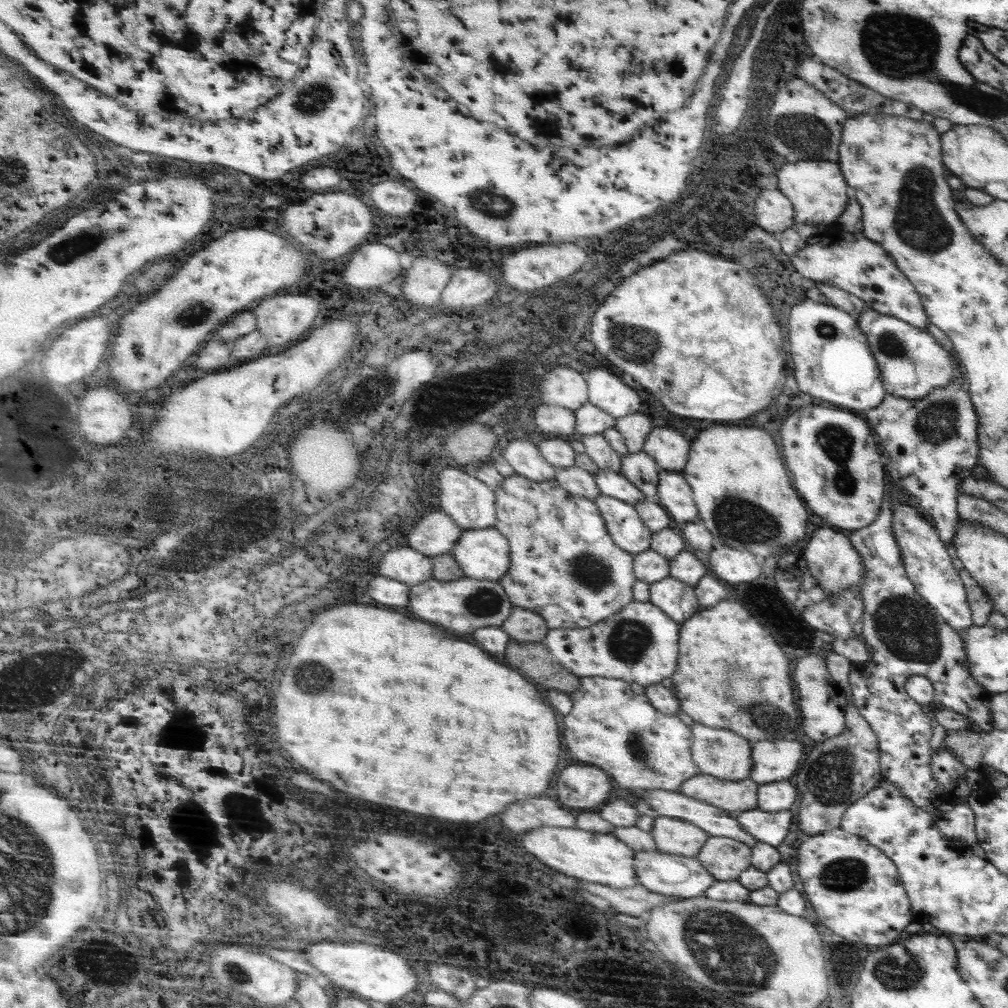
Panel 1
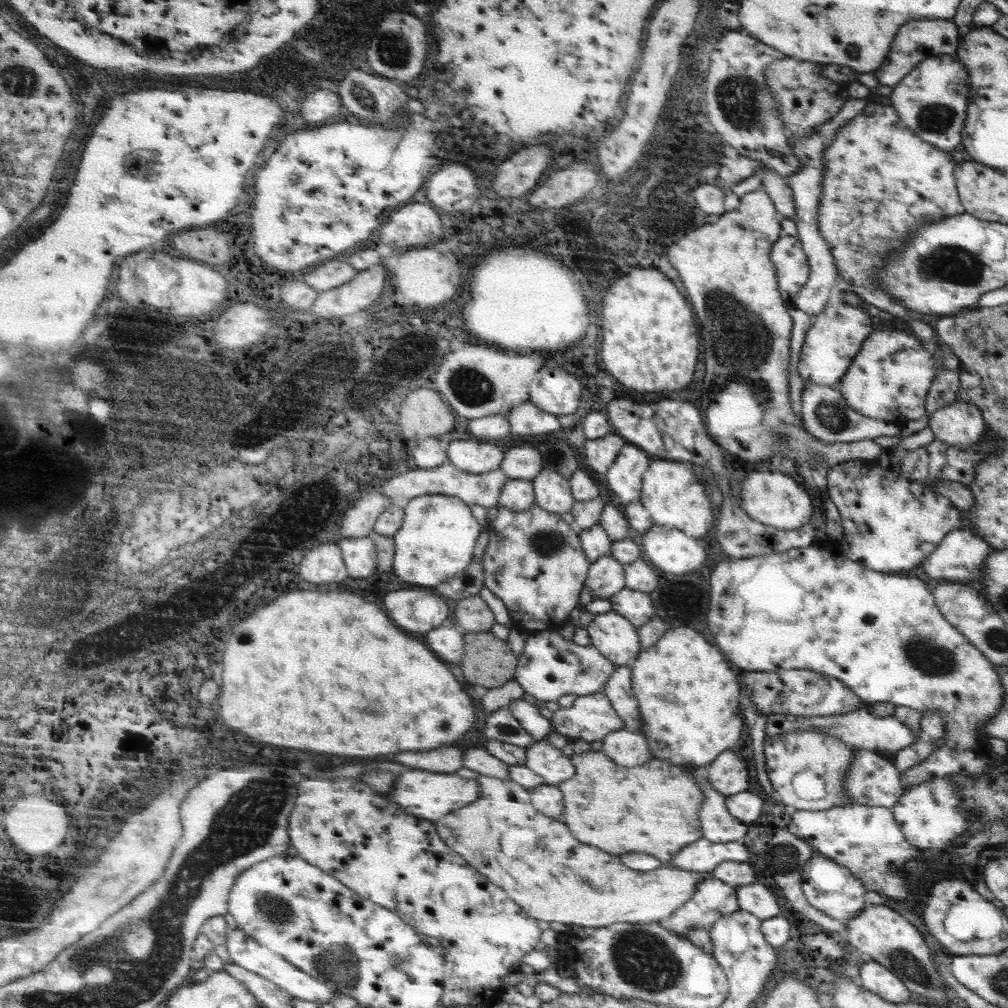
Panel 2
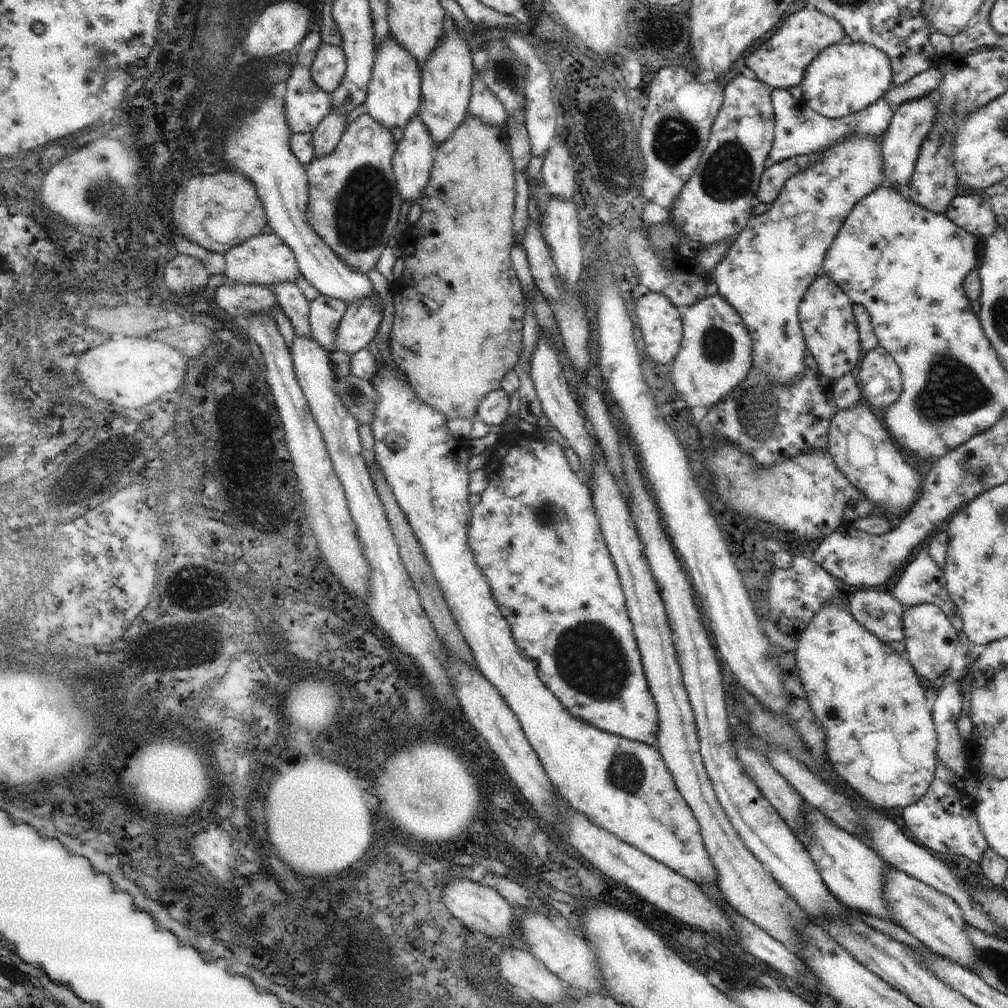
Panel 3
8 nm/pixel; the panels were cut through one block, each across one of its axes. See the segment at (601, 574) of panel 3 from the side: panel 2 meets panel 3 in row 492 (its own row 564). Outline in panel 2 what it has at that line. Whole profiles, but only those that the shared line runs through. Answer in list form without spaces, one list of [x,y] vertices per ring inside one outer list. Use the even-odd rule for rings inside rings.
[[[535,504],[533,508],[529,508],[527,512],[515,512],[515,510],[511,510],[511,508],[505,508],[505,506],[499,506],[499,512],[497,512],[497,518],[493,520],[493,522],[489,522],[487,524],[487,528],[491,528],[489,530],[489,548],[487,548],[487,552],[485,552],[485,560],[483,560],[483,568],[485,568],[485,588],[489,590],[489,592],[493,592],[505,606],[507,606],[507,610],[509,610],[509,616],[511,616],[511,626],[519,632],[531,632],[531,634],[535,634],[535,632],[559,632],[561,628],[563,628],[563,620],[567,618],[567,614],[577,606],[577,596],[579,596],[579,590],[581,590],[581,586],[583,586],[583,580],[587,580],[587,556],[585,556],[585,552],[583,552],[583,548],[581,548],[581,538],[577,538],[577,534],[573,532],[573,528],[569,528],[563,520],[561,520],[561,514],[555,514],[555,512],[549,512],[549,510],[545,510],[545,508],[541,508],[539,504]]]

